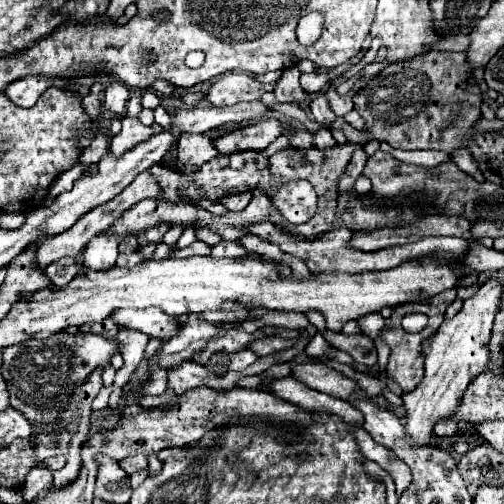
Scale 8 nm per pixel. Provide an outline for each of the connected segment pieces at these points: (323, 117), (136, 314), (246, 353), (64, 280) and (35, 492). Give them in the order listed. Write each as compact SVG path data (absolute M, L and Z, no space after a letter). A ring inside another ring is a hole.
M320 93L312 99L310 103L310 111L312 111L312 117L316 123L330 123L336 119L334 111L330 109L330 103L328 103L328 97L326 93Z
M116 309L112 313L112 319L120 327L142 331L150 337L170 339L174 333L178 333L178 321L160 309Z
M242 349L238 353L232 353L230 357L232 357L232 363L230 363L232 371L244 371L248 365L252 365L258 359L258 355L252 349Z
M64 257L58 263L54 261L52 265L46 267L46 275L54 281L56 287L68 285L76 277L78 269L74 269L74 257Z
M34 467L28 477L26 477L26 483L22 487L22 493L24 493L24 501L30 503L34 501L40 493L48 493L52 489L50 485L50 469L46 467Z

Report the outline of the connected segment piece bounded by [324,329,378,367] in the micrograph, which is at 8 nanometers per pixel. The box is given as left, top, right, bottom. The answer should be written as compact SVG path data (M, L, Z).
M324 331L324 339L336 347L336 349L342 349L346 351L356 363L362 363L362 365L374 365L378 359L376 359L376 347L372 343L370 337L366 335L344 335L344 333L334 333L334 331Z

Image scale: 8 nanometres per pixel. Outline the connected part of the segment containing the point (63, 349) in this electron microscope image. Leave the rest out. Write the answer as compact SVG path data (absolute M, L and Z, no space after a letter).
M58 331L46 341L28 339L4 349L4 381L10 391L10 405L28 415L34 411L34 423L50 425L58 419L76 387L80 387L92 371L110 365L110 359L120 353L120 341L96 333L66 333Z

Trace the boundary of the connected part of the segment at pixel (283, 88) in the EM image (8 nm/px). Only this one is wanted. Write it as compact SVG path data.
M296 65L284 69L280 81L276 83L276 99L280 103L296 103L306 97L306 91L300 87L300 71Z

